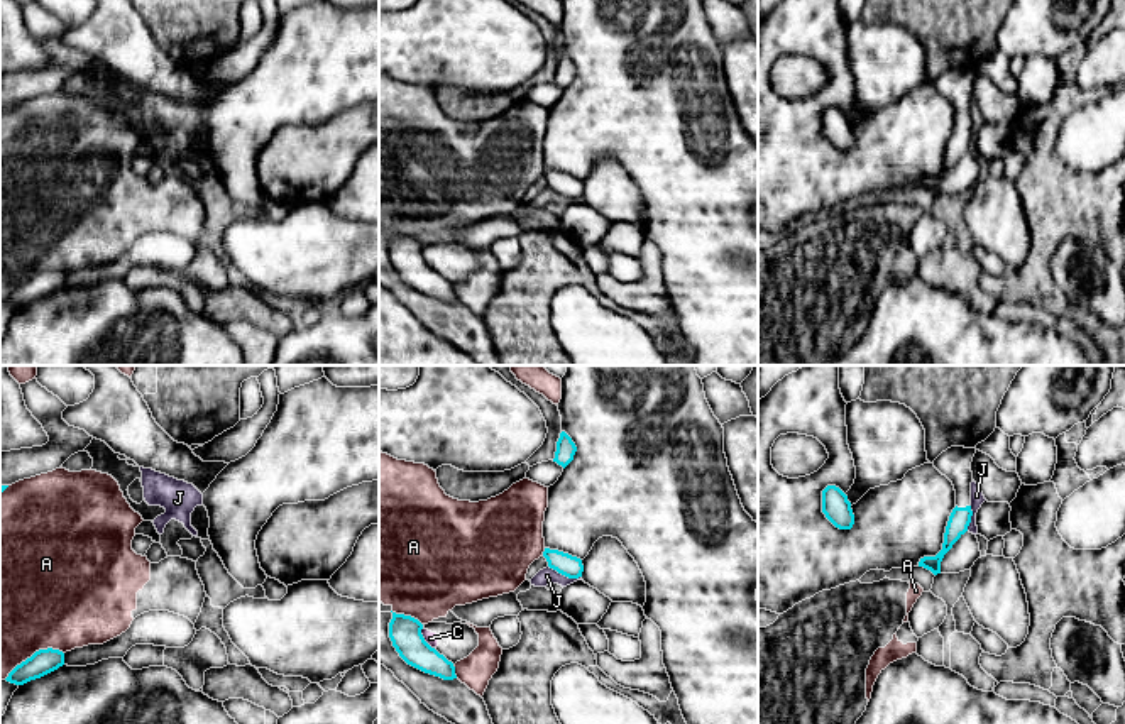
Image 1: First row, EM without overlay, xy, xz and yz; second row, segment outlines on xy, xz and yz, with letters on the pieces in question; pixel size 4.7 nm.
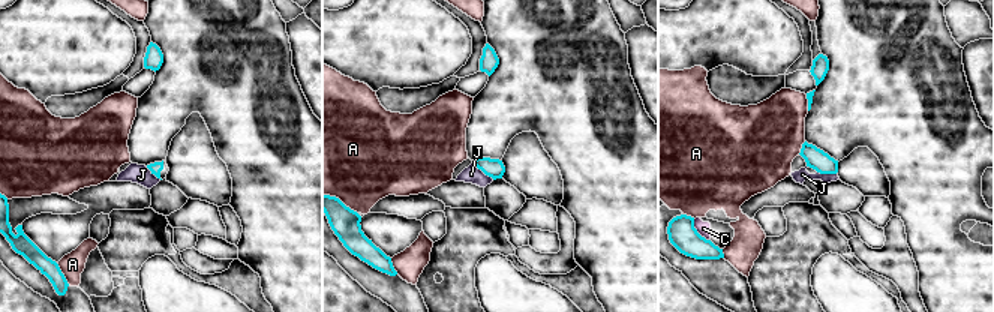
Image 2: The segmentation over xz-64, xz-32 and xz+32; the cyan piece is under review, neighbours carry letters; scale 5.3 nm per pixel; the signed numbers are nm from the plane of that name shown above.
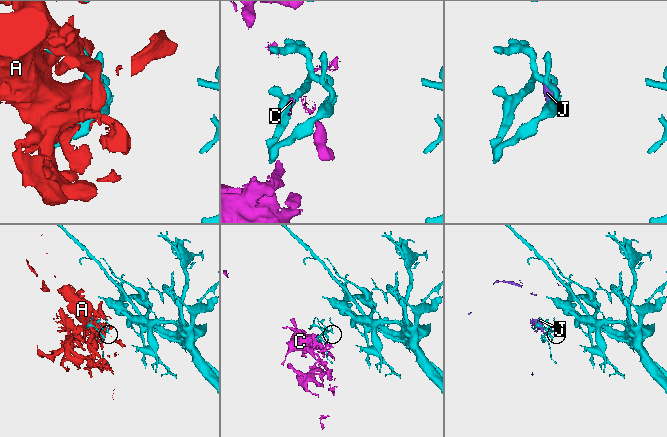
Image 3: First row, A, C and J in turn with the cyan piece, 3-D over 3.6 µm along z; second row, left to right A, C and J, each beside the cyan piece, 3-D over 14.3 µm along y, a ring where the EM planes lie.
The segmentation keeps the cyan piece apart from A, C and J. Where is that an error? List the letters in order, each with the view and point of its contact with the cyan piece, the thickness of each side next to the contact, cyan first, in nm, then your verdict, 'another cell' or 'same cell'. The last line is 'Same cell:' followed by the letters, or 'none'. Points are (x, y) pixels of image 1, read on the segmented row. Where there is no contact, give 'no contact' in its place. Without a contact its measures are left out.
A: xy (34, 653) | 120/500 nm | another cell
C: xz (423, 638) | 160/60 nm | another cell
J: xz (565, 575) | 100/80 nm | another cell
Same cell: none

